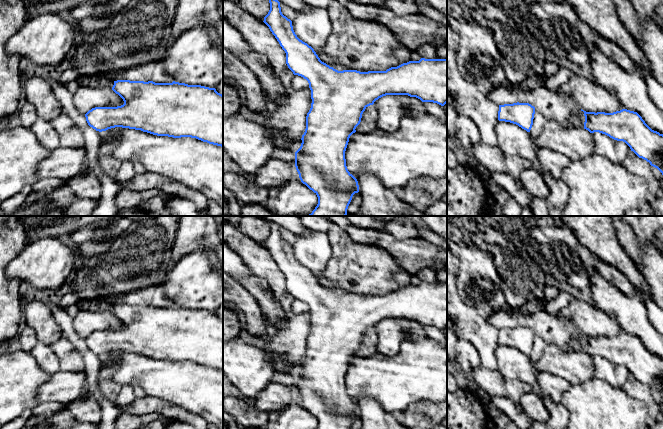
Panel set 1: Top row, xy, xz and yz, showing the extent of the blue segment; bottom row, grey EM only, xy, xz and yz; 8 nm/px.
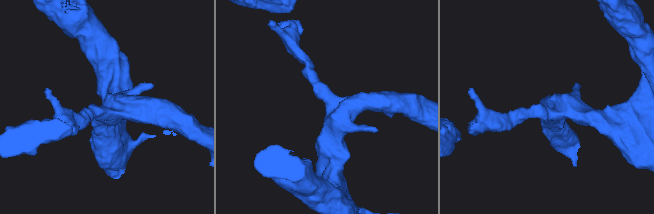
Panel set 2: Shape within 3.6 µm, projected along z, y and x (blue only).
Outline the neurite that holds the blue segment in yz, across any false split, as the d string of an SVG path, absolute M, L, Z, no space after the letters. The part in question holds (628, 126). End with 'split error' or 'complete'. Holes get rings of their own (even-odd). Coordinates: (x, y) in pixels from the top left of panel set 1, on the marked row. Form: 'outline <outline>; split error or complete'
outline M582 109L581 111L585 116L584 129L590 133L599 132L614 140L625 142L639 158L649 162L663 175L663 134L652 130L637 112L627 109L613 113L586 112Z; complete

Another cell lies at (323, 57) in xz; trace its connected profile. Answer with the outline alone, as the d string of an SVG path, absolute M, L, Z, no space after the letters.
M316 48L316 49L314 49L314 51L316 52L316 54L318 55L318 57L320 58L320 60L322 62L326 63L327 65L329 65L330 67L333 67L334 69L336 69L338 71L345 70L342 65L336 63L329 56L327 56L326 54L324 54L320 48Z

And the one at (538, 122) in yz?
M535 109L533 125L529 132L532 137L538 137L540 135L545 121L546 121L546 119L545 119L544 115L542 113L540 113L537 109Z

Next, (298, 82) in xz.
M294 75L292 79L292 88L296 90L306 89L309 87L309 83L301 76Z

